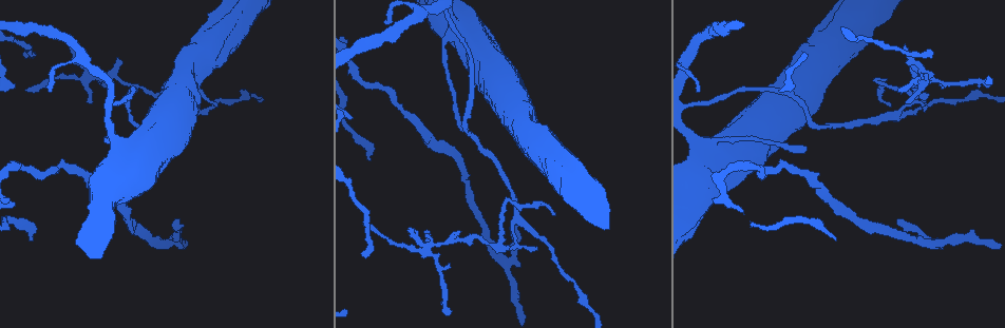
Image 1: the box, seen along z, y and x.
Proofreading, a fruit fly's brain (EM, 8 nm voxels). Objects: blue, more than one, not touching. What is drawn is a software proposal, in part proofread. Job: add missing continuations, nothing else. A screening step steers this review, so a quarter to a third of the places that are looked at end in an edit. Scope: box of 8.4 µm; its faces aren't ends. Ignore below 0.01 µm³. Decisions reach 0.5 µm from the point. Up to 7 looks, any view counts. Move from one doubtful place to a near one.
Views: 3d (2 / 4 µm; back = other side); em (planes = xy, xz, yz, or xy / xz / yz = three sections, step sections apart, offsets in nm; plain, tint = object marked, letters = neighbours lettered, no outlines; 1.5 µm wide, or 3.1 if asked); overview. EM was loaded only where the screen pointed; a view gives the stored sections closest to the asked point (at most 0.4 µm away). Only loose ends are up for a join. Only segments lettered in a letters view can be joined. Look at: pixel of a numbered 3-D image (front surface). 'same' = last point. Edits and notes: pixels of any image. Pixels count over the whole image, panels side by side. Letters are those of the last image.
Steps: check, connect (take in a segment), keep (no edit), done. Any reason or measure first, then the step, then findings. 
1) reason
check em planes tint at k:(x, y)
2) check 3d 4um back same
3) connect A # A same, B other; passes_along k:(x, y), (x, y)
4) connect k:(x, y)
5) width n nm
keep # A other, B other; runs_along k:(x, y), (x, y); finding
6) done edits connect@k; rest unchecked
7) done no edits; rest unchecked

thin end
check em planes plain at 1:(928, 56)

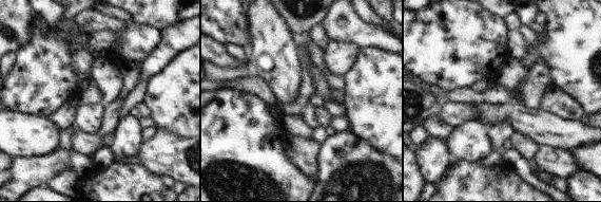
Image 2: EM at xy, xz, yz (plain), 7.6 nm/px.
see the neighbours
check em planes letters same

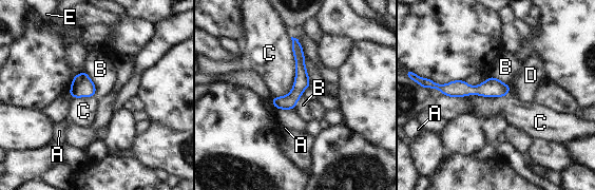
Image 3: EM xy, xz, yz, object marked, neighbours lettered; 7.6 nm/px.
width 120 nm
keep # A other, B other, C other, D other, E other; none of them fits

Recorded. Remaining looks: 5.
thin end
check 3d 2um at 1:(447, 311)

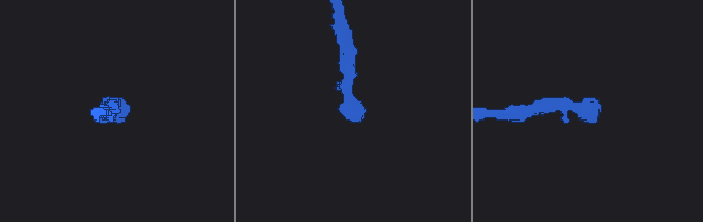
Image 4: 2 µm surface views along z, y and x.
check em xz step 8 letters at 4:(123, 99)

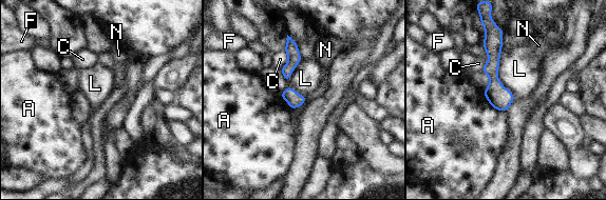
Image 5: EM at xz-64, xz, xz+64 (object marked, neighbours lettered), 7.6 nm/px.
check em planes letters same

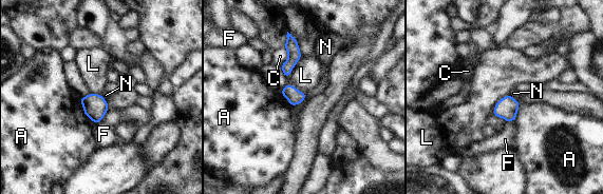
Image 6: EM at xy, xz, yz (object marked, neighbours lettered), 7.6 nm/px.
keep # A other, C other, F other, L other, N other; border 6:(306, 93), (302, 101), (291, 107); none of them fits

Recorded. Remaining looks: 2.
check 3d 4um at 1:(455, 235)

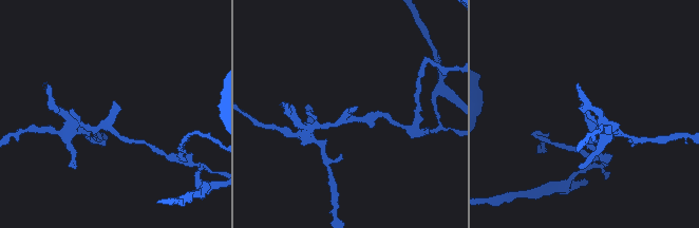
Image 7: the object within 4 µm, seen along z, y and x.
shape alone is not enough
check em planes letters at 7:(351, 108)

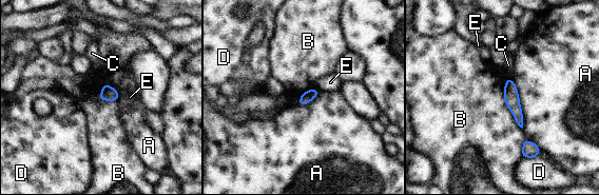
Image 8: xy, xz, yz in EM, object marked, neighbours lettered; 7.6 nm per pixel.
keep # A other, B other, C other, D other, E other; border 8:(506, 78), (503, 100), (522, 129); none of them fits

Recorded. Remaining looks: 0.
done no edits; rest unchecked

